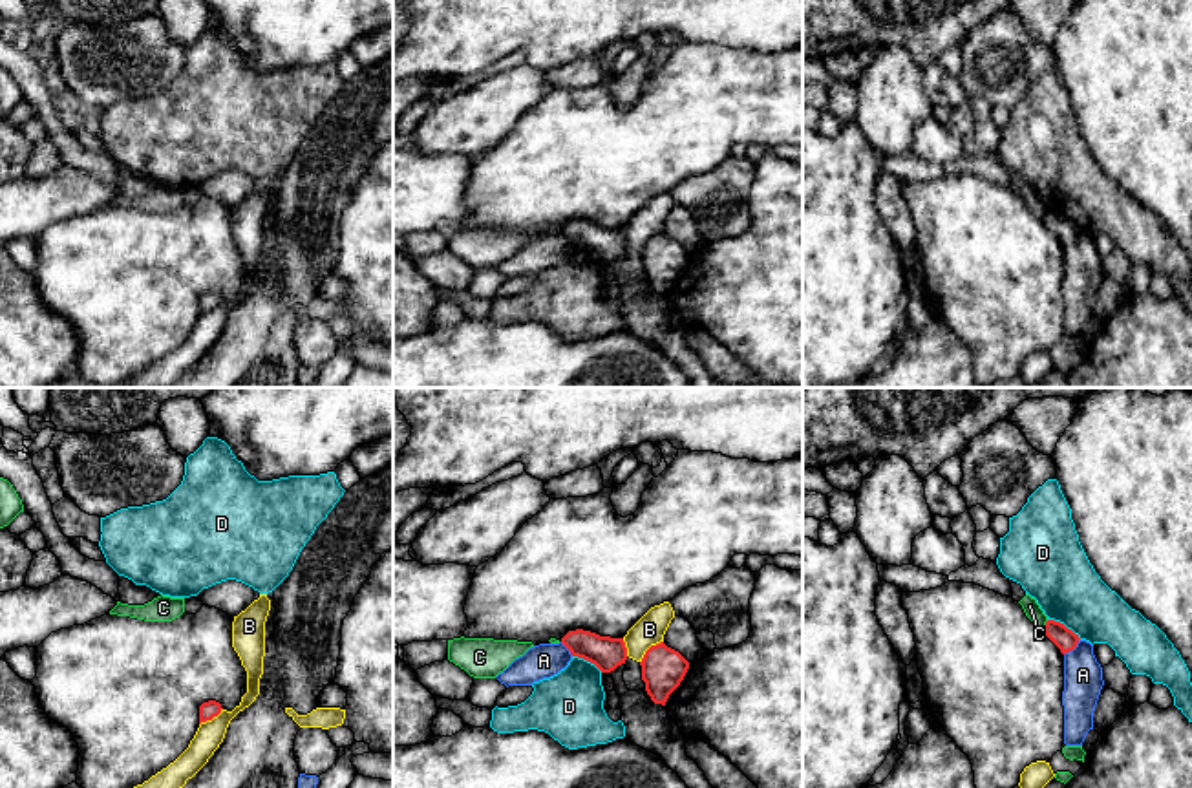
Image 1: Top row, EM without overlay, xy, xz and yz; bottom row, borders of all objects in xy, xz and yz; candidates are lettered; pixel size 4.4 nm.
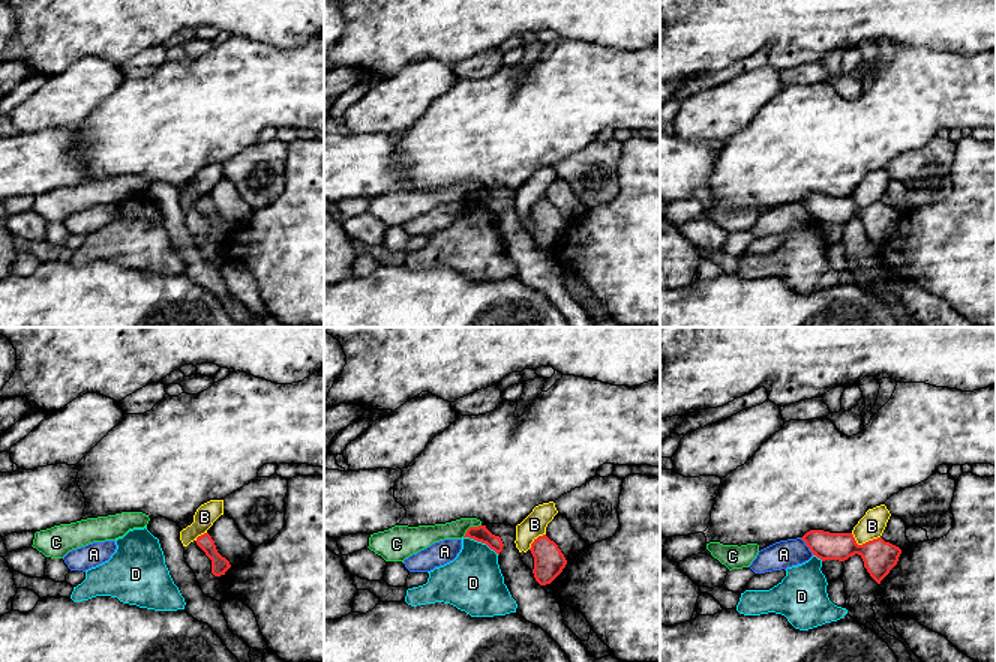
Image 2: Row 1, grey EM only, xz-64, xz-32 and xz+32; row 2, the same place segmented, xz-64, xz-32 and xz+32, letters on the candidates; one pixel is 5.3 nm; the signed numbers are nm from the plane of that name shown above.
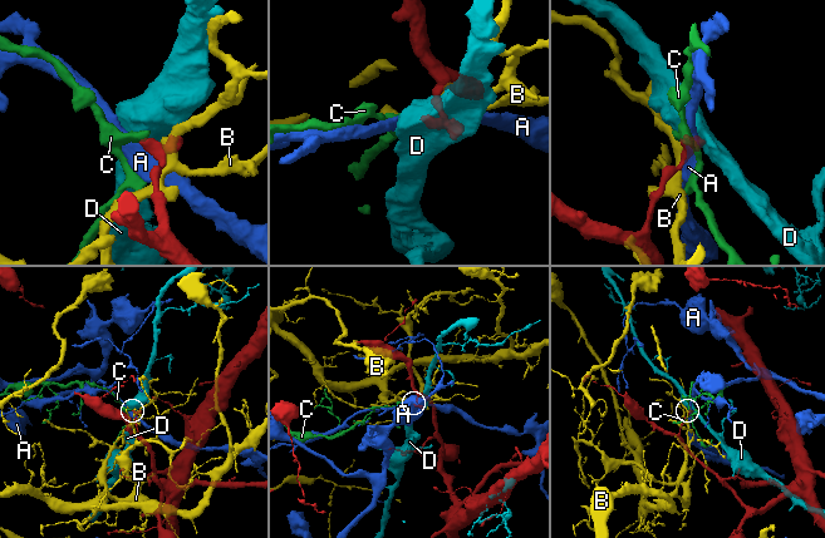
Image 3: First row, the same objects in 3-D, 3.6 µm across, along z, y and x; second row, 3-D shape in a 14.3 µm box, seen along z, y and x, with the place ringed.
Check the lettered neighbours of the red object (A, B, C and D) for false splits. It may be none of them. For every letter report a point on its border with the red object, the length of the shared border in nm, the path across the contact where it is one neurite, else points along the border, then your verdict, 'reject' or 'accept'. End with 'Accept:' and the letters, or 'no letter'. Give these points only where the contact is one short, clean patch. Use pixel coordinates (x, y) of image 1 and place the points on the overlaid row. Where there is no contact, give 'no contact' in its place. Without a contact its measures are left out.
A: yz (1074, 648) | 100 nm | reject
B: xz (648, 649) | 140 nm | reject
C: yz (1046, 624) | 40 nm | along yz (1048, 620), (1042, 626) | reject
D: yz (1063, 624) | 180 nm | reject
Accept: no letter

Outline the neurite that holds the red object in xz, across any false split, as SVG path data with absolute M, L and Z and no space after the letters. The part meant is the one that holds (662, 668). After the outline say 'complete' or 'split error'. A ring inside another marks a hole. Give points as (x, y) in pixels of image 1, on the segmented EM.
M664 642L651 645L642 662L642 680L655 704L665 706L669 695L684 680L689 662Z; complete

